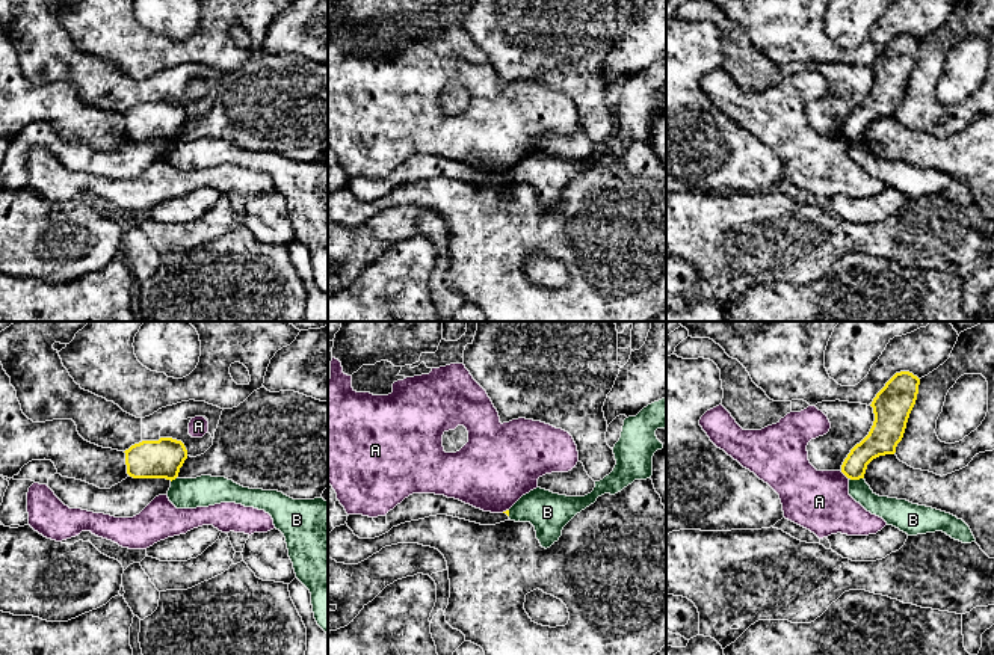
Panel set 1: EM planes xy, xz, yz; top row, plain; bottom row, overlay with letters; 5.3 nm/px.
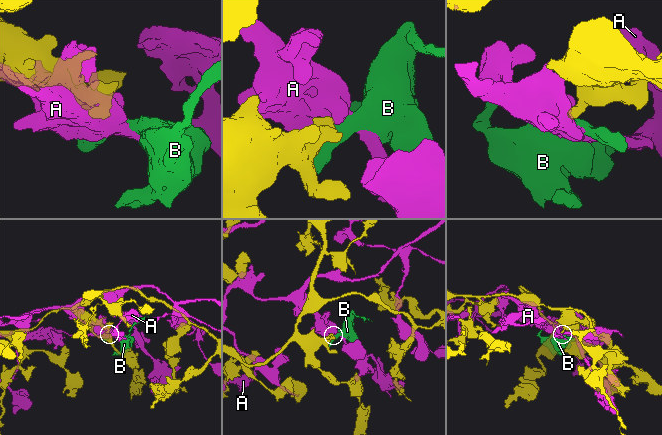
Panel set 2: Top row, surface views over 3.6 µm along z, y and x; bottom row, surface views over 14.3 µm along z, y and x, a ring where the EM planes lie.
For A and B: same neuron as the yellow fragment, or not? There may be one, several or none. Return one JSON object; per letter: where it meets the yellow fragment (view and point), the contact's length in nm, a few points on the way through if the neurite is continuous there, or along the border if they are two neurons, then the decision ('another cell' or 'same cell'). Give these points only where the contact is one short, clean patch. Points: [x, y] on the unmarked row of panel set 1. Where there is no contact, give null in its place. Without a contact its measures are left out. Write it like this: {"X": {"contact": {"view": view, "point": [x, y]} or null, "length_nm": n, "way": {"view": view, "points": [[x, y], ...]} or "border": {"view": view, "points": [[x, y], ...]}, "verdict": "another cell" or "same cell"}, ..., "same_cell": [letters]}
{"A": {"contact": {"view": "yz", "point": [845, 136]}, "length_nm": 60, "verdict": "another cell"}, "B": {"contact": {"view": "yz", "point": [857, 141]}, "length_nm": 80, "border": {"view": "yz", "points": [[849, 139], [863, 141]]}, "verdict": "another cell"}, "same_cell": []}

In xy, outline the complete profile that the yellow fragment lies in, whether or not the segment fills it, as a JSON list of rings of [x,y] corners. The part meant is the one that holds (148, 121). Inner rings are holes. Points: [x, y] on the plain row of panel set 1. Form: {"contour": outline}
{"contour": [[[172,100],[142,103],[124,115],[127,136],[133,140],[166,140],[172,143],[187,121],[184,106]]]}

